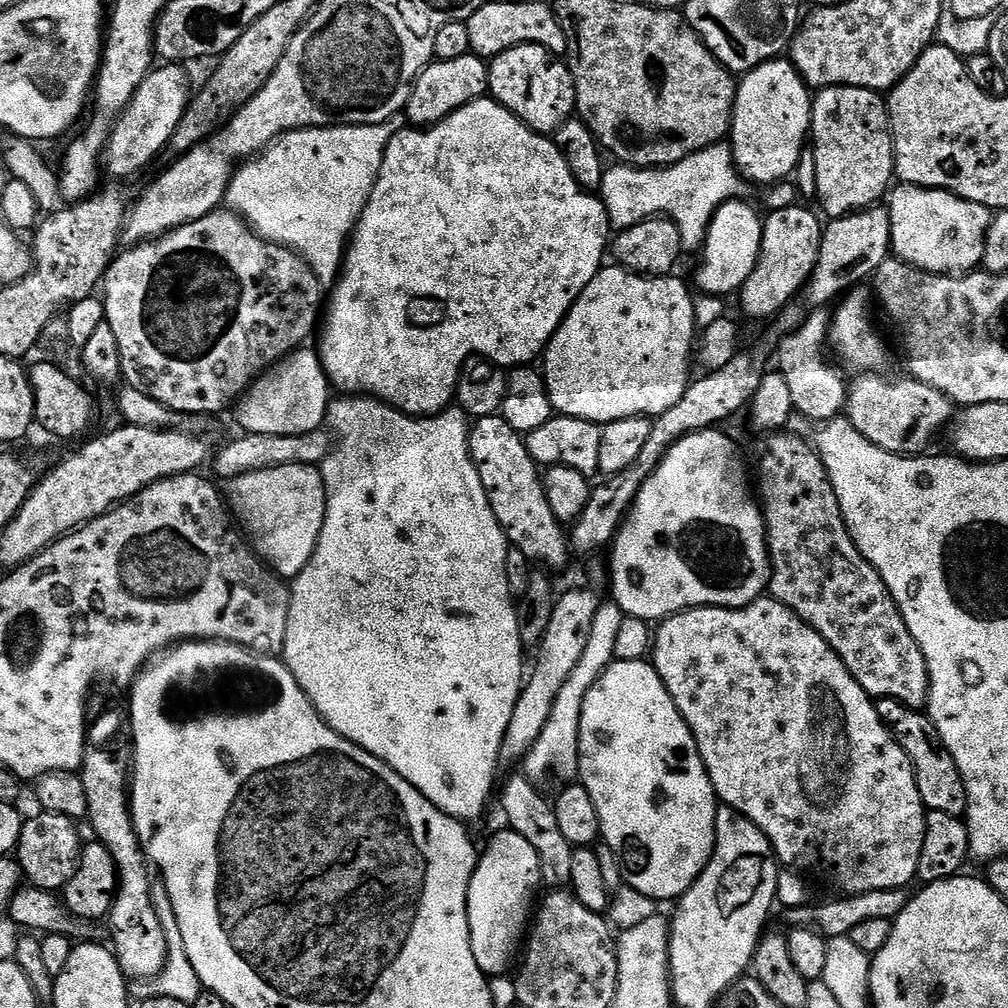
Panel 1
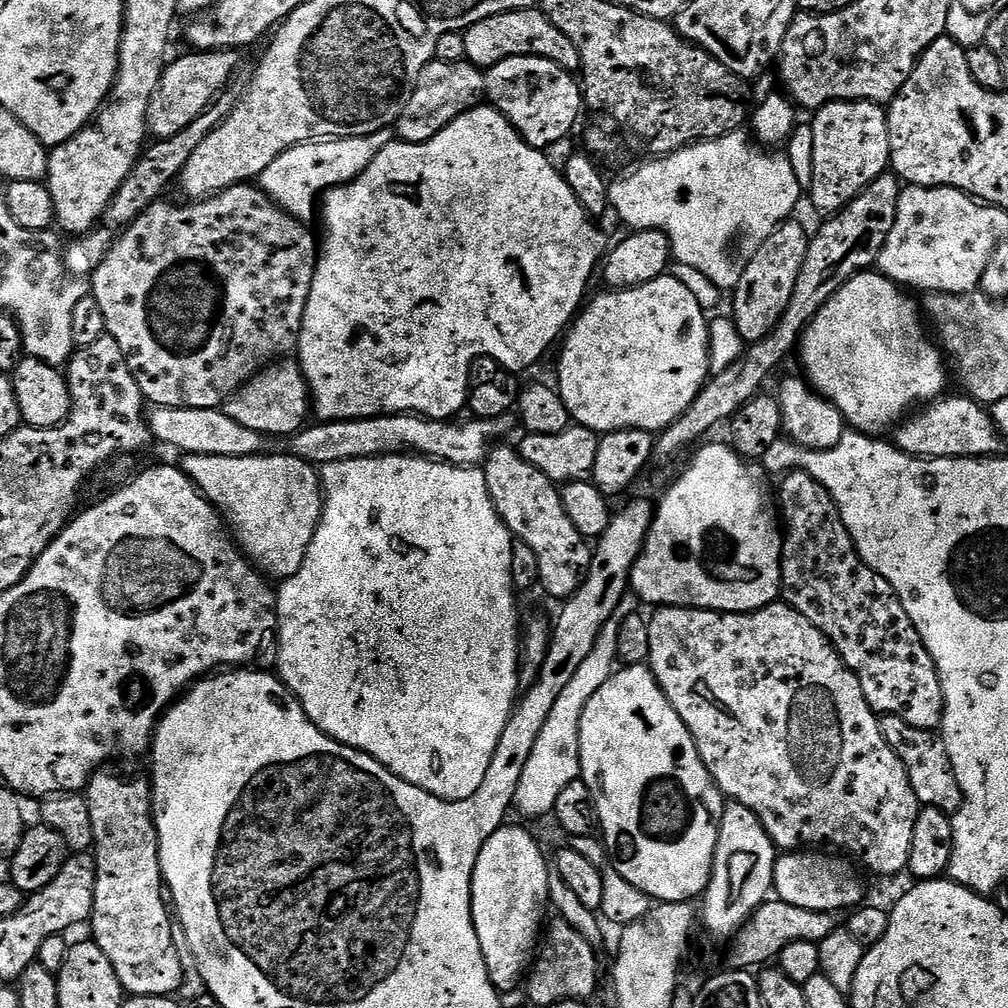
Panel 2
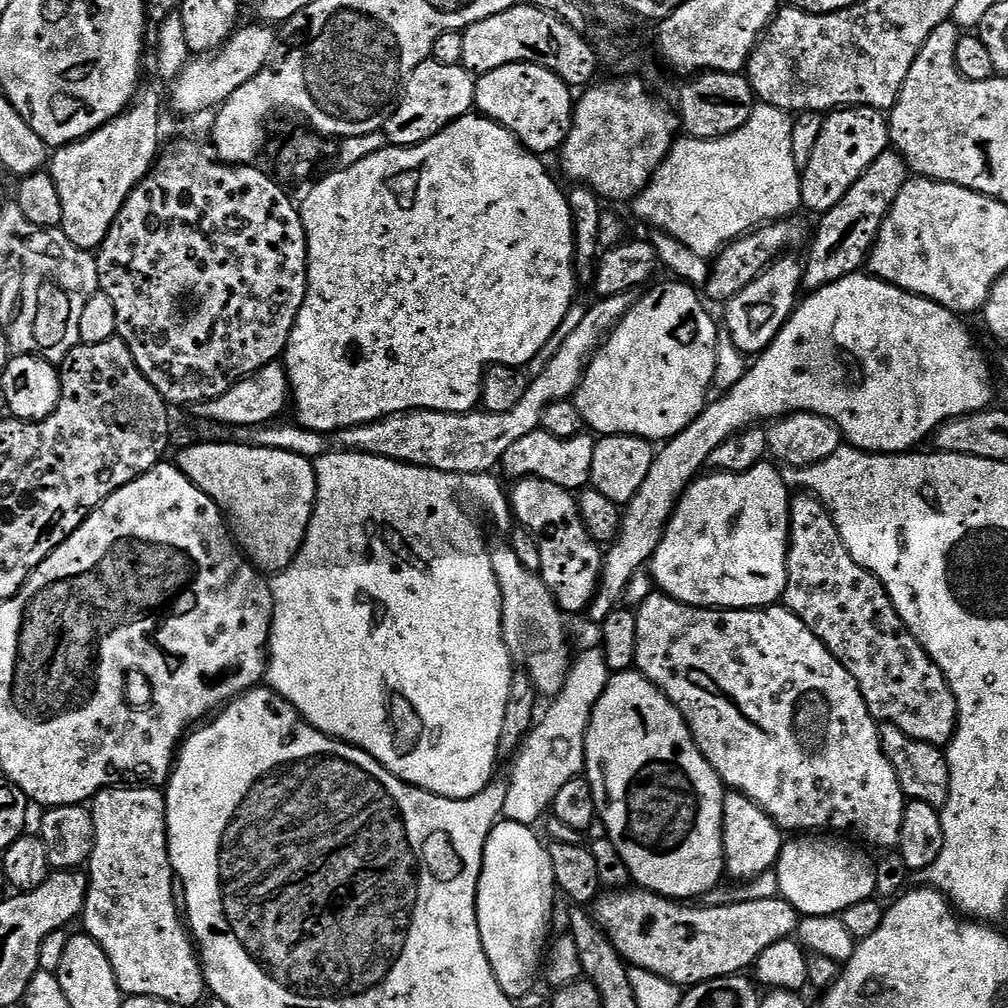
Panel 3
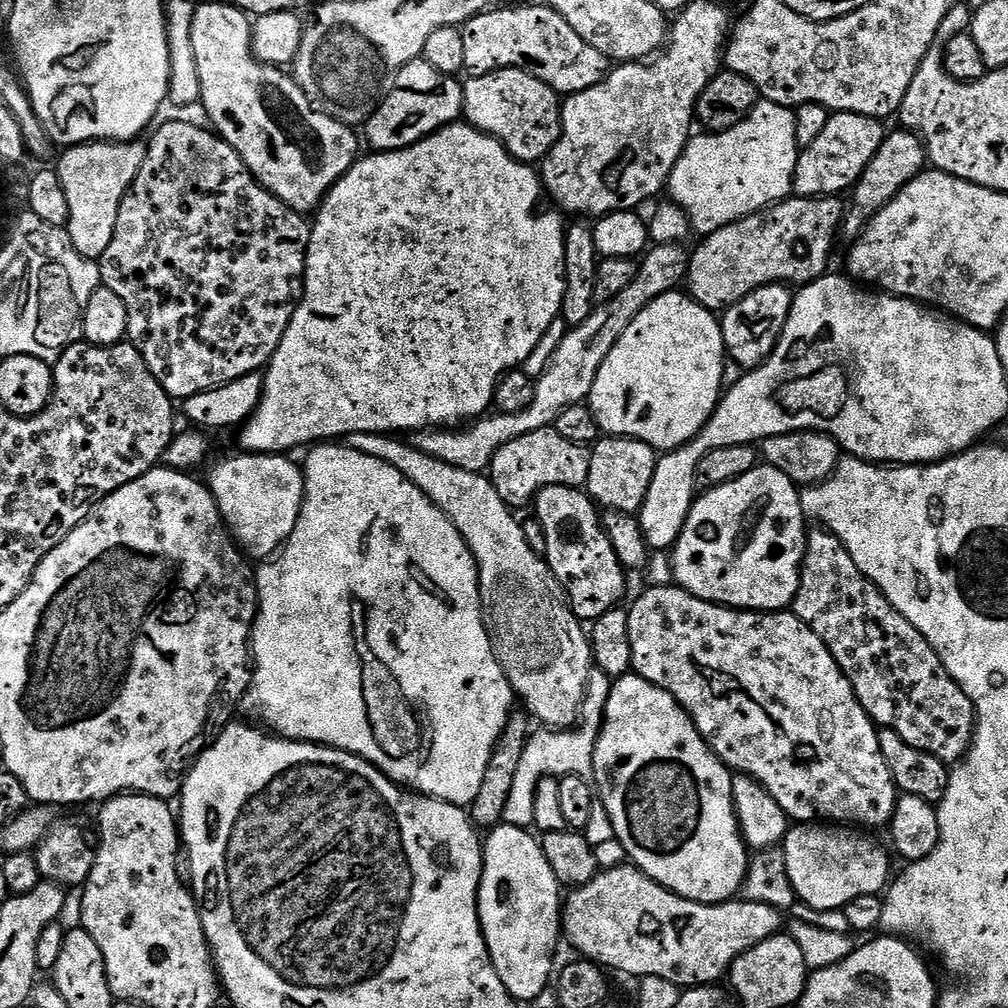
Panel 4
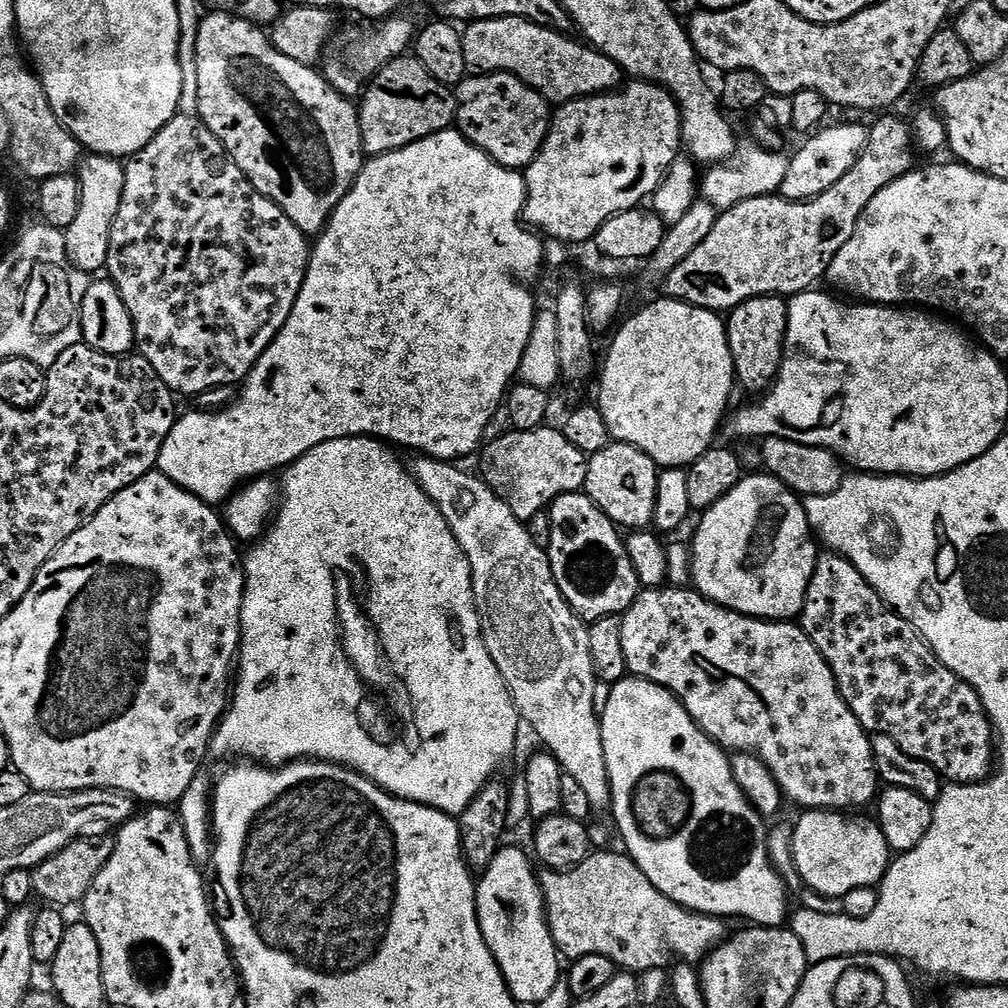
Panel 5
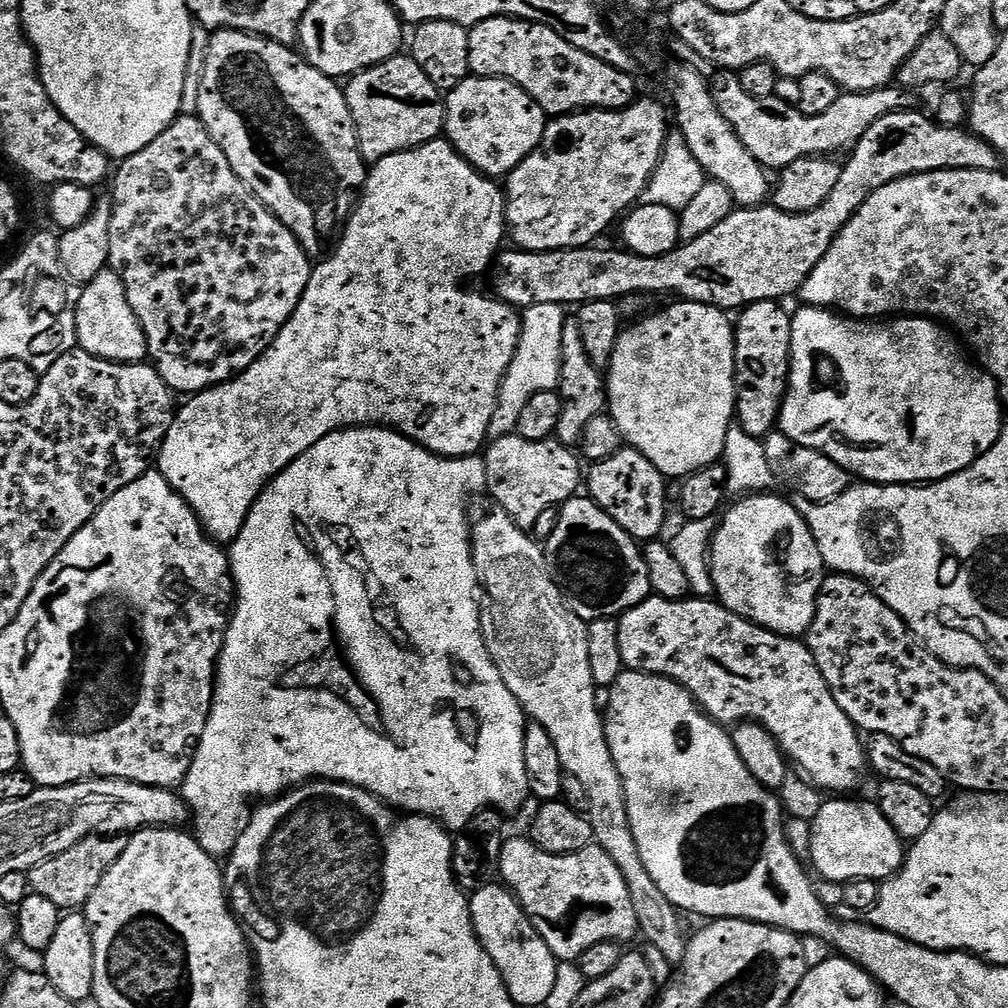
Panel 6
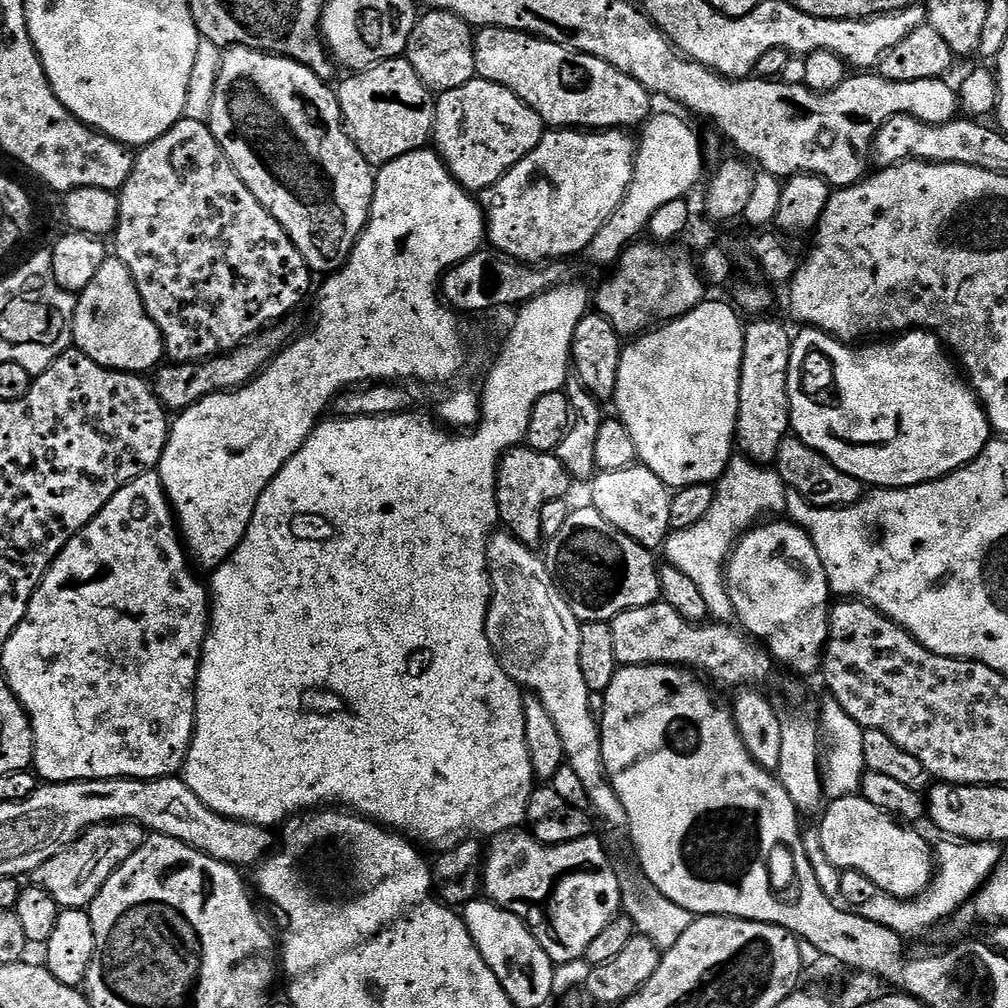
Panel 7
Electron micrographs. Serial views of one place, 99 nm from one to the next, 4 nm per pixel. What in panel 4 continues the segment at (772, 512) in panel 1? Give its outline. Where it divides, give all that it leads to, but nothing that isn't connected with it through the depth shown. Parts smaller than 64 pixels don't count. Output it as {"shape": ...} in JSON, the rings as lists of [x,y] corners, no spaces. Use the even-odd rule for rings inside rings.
{"shape":[[[816,526],[809,531],[804,561],[800,567],[800,585],[798,594],[790,605],[791,611],[830,650],[834,662],[846,674],[858,702],[866,710],[873,724],[880,728],[889,728],[902,738],[902,742],[910,742],[914,750],[926,750],[926,754],[934,754],[943,764],[952,766],[963,760],[972,746],[972,735],[976,732],[976,709],[972,707],[970,698],[950,678],[946,666],[938,658],[936,651],[922,638],[922,634],[880,593],[880,587],[873,580],[868,580],[858,566],[854,566],[854,558],[838,542],[833,532]]]}

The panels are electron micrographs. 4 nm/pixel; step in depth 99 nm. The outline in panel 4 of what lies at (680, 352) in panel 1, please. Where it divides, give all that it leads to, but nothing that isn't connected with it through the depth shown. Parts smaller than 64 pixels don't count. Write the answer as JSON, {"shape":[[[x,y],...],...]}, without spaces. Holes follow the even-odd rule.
{"shape":[[[677,290],[654,298],[626,326],[622,338],[606,354],[598,378],[594,378],[594,390],[590,390],[586,401],[598,422],[601,433],[608,436],[626,436],[630,440],[641,440],[657,453],[672,452],[698,435],[706,422],[720,405],[720,398],[725,391],[723,370],[726,363],[724,335],[720,329],[720,320],[697,300]]]}

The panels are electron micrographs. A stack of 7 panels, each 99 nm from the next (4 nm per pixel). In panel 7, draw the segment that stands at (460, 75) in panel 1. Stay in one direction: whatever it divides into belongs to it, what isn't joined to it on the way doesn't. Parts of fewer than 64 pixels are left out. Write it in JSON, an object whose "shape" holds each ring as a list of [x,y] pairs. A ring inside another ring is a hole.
{"shape":[[[406,58],[382,61],[370,69],[353,71],[345,76],[340,88],[338,84],[335,89],[340,113],[344,116],[344,126],[349,136],[373,169],[383,168],[394,162],[394,158],[402,158],[402,154],[421,151],[427,145],[424,143],[432,140],[432,127],[436,121],[436,96],[425,86],[422,78],[418,78],[418,70],[414,70]]]}

